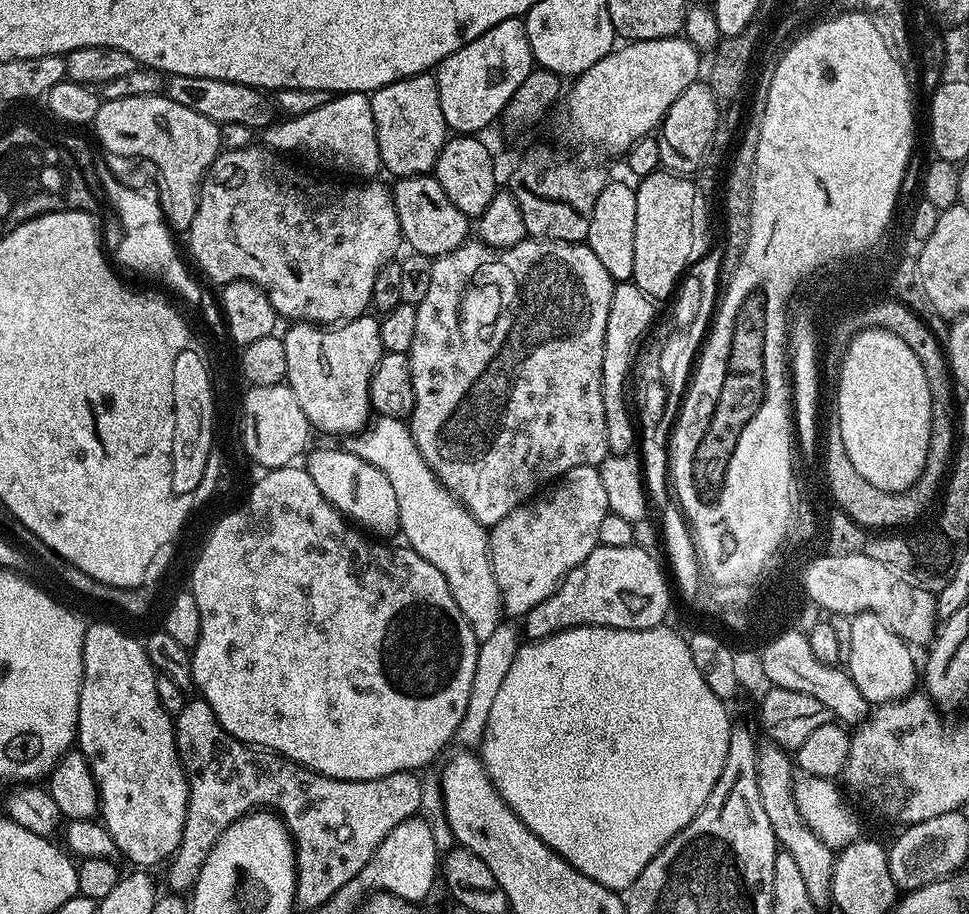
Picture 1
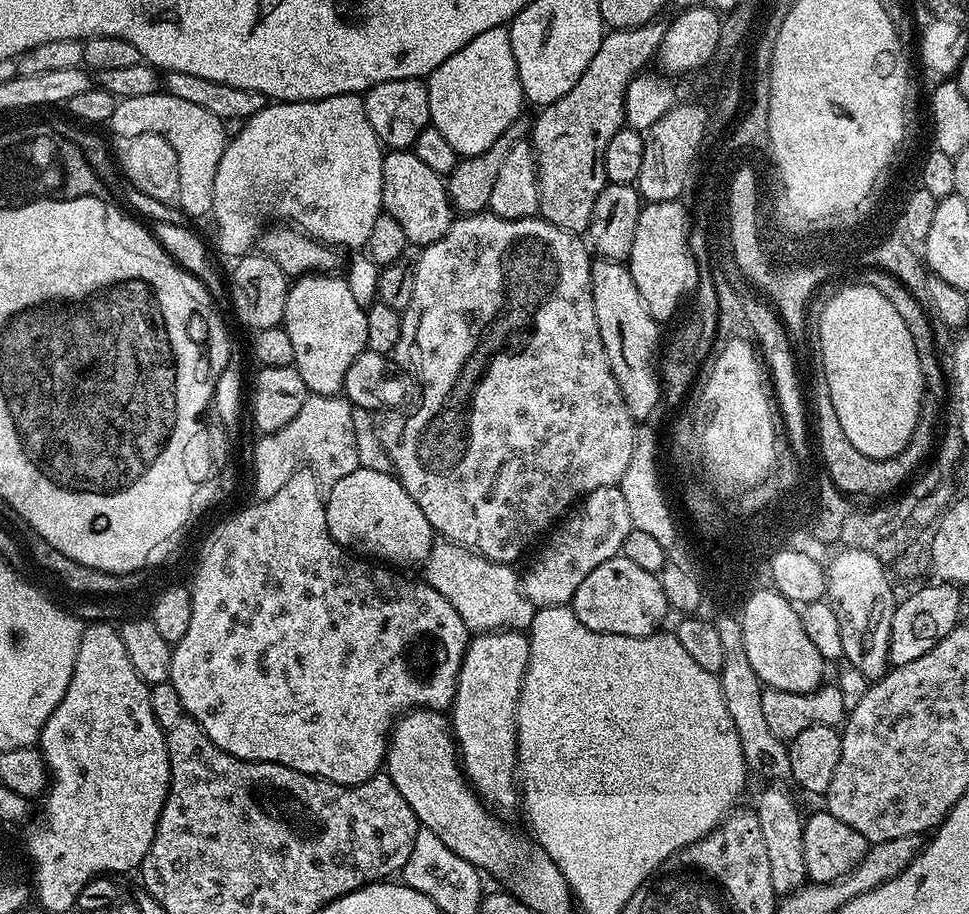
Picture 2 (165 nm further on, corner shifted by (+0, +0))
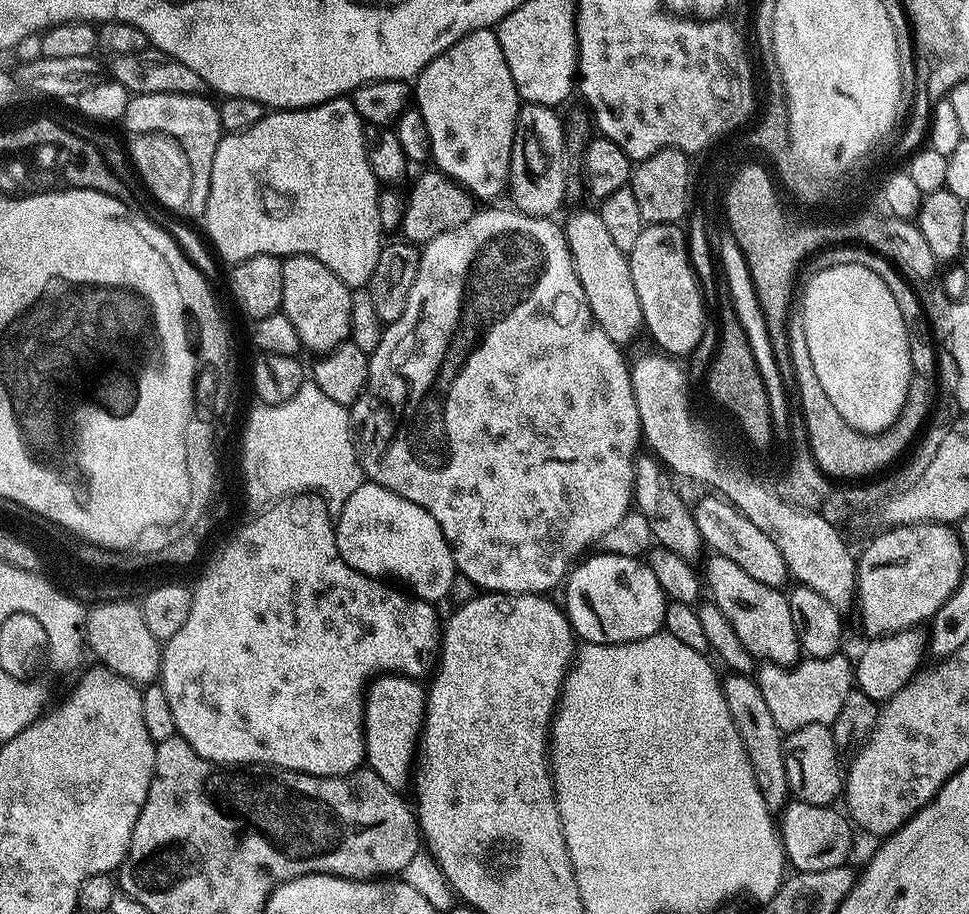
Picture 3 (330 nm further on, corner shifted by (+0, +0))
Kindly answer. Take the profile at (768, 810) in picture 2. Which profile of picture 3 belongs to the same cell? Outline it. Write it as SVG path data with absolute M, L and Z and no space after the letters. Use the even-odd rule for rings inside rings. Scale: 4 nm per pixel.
M738 672L725 675L722 680L722 694L726 698L726 710L730 710L734 730L738 730L742 738L746 758L750 758L750 766L754 770L758 790L766 802L768 811L772 814L779 813L784 805L789 803L790 793L786 782L784 736L778 722L774 722L774 718L771 717L766 701L762 699L762 690L758 690L755 679L751 675Z

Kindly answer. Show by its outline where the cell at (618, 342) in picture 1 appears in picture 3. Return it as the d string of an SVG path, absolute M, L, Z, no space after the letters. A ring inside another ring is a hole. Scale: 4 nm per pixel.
M580 208L568 216L568 221L563 221L564 237L570 246L570 254L574 262L574 270L578 274L578 282L582 282L582 294L586 294L586 302L602 330L610 334L610 338L621 346L627 346L632 339L644 328L644 315L642 306L638 302L638 290L634 290L634 278L630 278L630 266L628 257L610 239L606 226L602 223L599 211L588 208Z

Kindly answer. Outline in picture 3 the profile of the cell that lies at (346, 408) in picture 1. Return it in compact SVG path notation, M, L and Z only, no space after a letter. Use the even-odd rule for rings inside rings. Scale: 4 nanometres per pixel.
M286 256L282 260L281 309L290 318L305 349L315 354L332 352L350 337L350 298L352 289L318 258Z

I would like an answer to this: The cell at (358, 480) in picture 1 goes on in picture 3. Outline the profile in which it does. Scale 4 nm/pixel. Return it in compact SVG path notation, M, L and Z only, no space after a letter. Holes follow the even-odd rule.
M361 482L358 490L354 490L350 498L346 498L346 504L335 517L334 523L338 554L342 554L344 561L354 570L367 576L395 582L420 600L440 602L443 596L447 597L451 593L452 586L458 578L456 563L442 534L442 526L438 526L438 522L434 522L434 517L426 514L422 506L414 506L414 502L394 494L394 490L386 490L386 486Z

